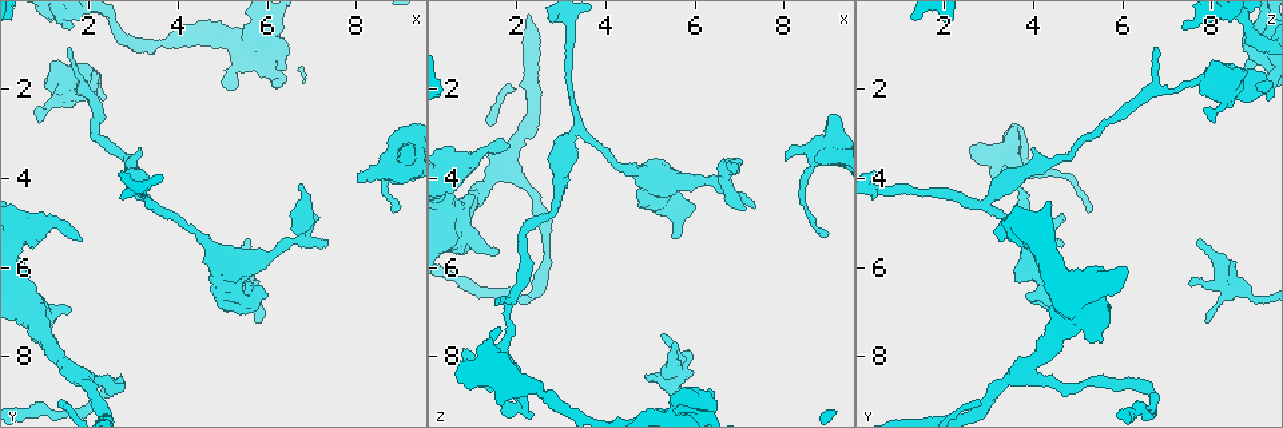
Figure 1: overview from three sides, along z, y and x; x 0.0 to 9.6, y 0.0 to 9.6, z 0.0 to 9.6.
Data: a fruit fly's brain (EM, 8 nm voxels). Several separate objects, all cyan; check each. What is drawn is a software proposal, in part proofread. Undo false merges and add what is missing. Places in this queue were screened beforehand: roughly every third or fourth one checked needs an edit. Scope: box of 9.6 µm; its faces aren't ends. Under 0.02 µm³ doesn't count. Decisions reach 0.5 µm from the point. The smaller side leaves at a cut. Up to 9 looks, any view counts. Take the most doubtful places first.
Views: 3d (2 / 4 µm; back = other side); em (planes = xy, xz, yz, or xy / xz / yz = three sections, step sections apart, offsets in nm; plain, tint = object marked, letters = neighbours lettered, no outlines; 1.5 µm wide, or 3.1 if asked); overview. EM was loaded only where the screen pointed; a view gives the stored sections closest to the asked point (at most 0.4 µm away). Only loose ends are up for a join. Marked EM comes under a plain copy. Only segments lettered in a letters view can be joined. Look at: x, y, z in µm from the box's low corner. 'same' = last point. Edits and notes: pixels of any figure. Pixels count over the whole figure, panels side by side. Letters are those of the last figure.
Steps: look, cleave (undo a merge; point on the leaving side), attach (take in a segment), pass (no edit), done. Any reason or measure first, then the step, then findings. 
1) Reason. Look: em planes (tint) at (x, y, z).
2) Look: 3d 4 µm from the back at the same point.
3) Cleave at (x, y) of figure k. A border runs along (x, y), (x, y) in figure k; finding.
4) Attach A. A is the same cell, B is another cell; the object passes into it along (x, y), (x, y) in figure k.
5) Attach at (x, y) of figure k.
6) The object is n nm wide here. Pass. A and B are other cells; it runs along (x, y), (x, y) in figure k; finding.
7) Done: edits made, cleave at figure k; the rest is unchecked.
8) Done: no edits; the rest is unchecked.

Free end. Look: em xz step 8 (tint) at (5.65, 5.35, 7.70).

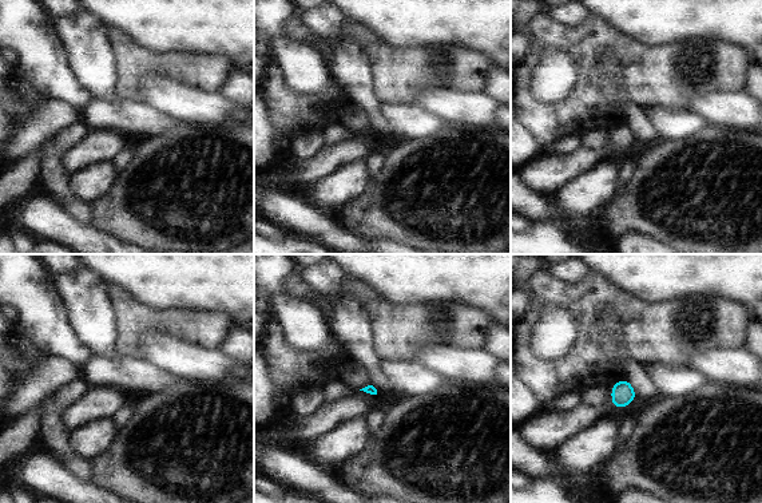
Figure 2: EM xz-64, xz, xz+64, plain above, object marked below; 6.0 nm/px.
Look: em yz step 4 (letters) at the same point.

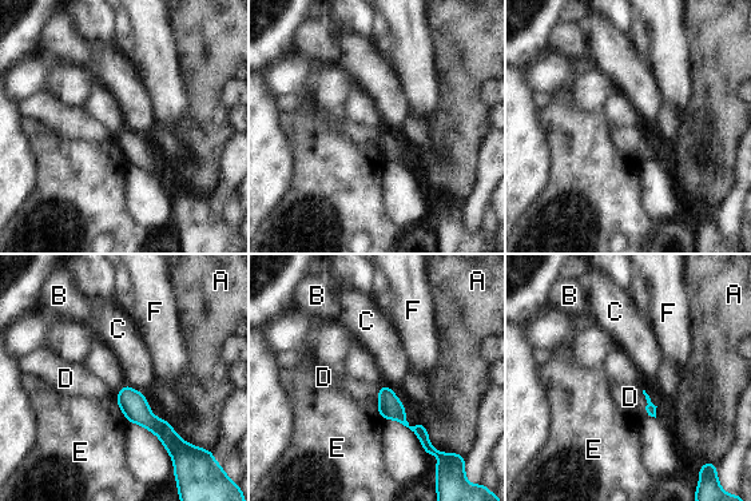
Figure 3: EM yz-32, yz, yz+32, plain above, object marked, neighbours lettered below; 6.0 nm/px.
The longest contact is with A, 220 nm. Pass. A, B, C, D, E and F are other cells; a border runs along (381, 385), (377, 393), (376, 410) in figure 3; none of them fits.

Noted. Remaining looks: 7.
Free end. Look: 3d 2 µm from the back at (8.05, 4.10, 3.60).

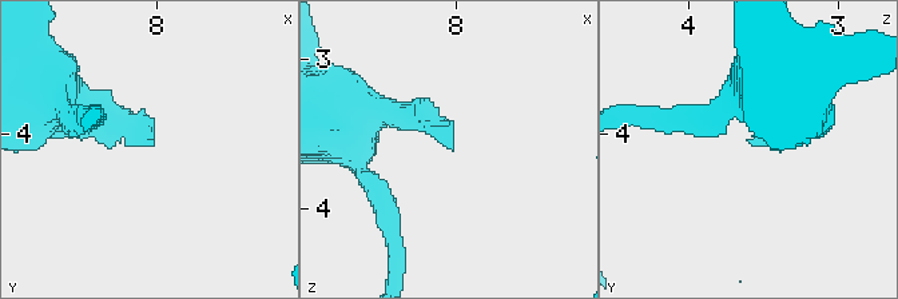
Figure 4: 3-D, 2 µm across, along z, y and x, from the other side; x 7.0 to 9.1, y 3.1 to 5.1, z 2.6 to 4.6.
Look: em planes (letters) at (8.04, 4.04, 3.56).

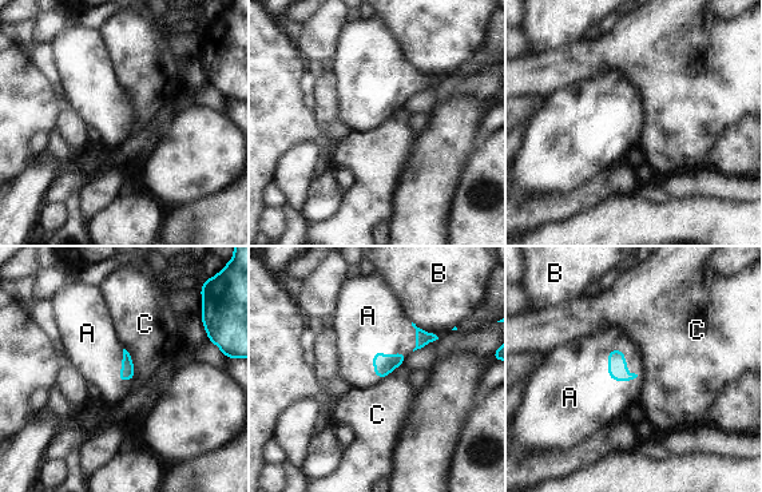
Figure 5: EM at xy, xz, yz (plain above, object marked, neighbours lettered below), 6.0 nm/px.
Attach A. A is the same cell, B and C are other cells; the object passes into it along (616, 361), (624, 361), (583, 364) in figure 5; the cell continues.

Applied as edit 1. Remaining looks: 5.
An open end. Look: em yz step 8 (tint) at (5.85, 7.15, 7.90).

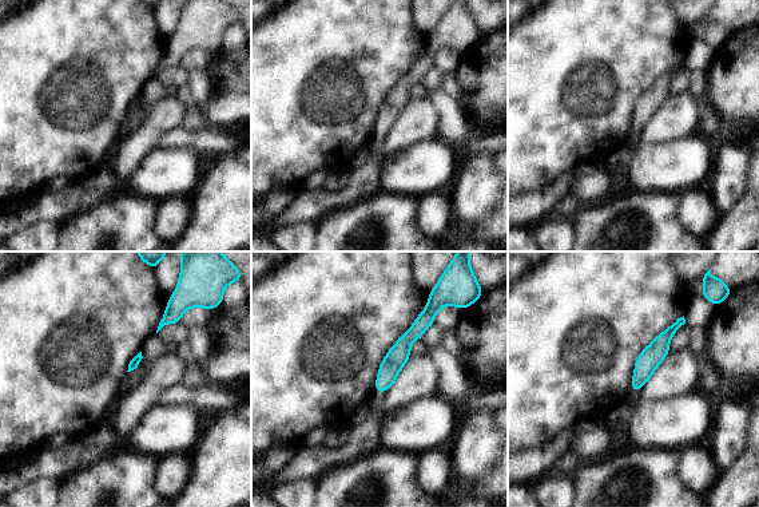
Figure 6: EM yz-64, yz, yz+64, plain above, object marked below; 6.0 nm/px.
Cut it another way. Look: em planes (letters) at the same point.

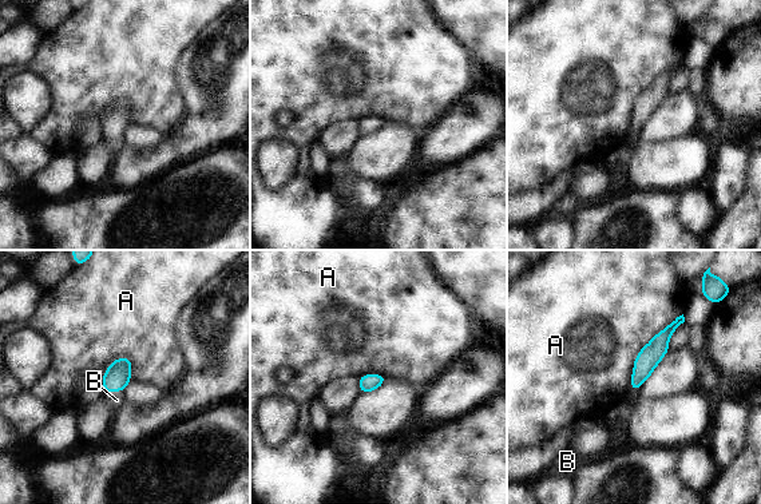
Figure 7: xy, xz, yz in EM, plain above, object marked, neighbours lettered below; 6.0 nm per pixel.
The object is 110 nm wide here. Attach B. B is the same cell, A is another cell; it goes on there.

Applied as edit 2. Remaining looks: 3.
Look: overview.

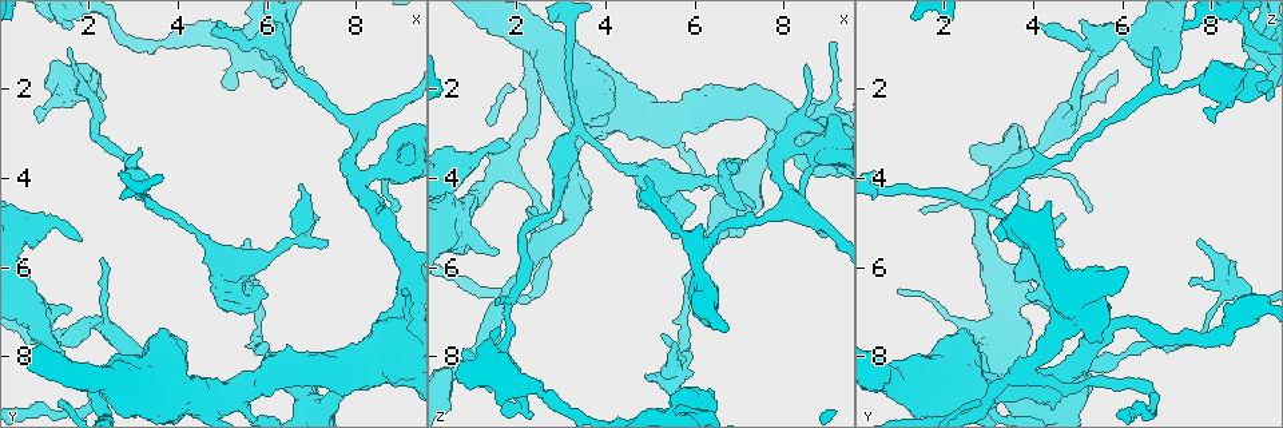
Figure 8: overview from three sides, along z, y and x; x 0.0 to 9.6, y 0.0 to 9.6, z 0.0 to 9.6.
Branch stops here. Look: em yz step 8 (letters) at (1.60, 0.55, 7.30).

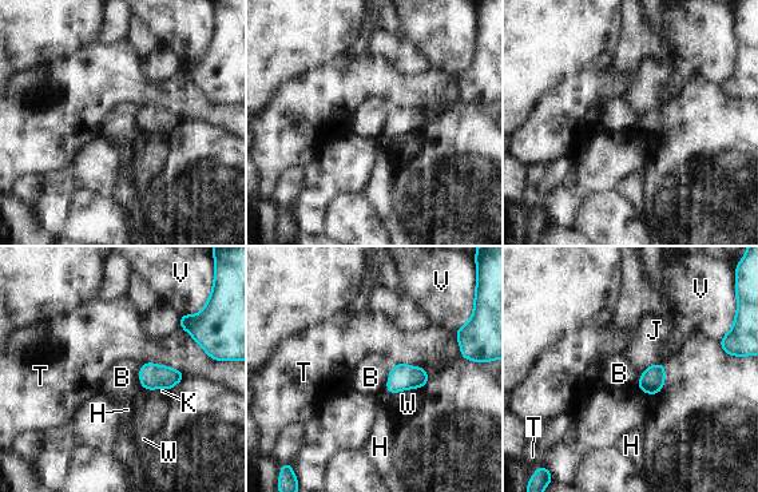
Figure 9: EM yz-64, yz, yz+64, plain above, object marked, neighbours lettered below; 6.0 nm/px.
Pass. B, H, J, K, T, V and W are other cells; a border runs along (393, 364), (384, 389) in figure 9; none of them fits.

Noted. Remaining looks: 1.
Done: edits made, attach at figure 5, attach at figure 7; the rest is unchecked.

